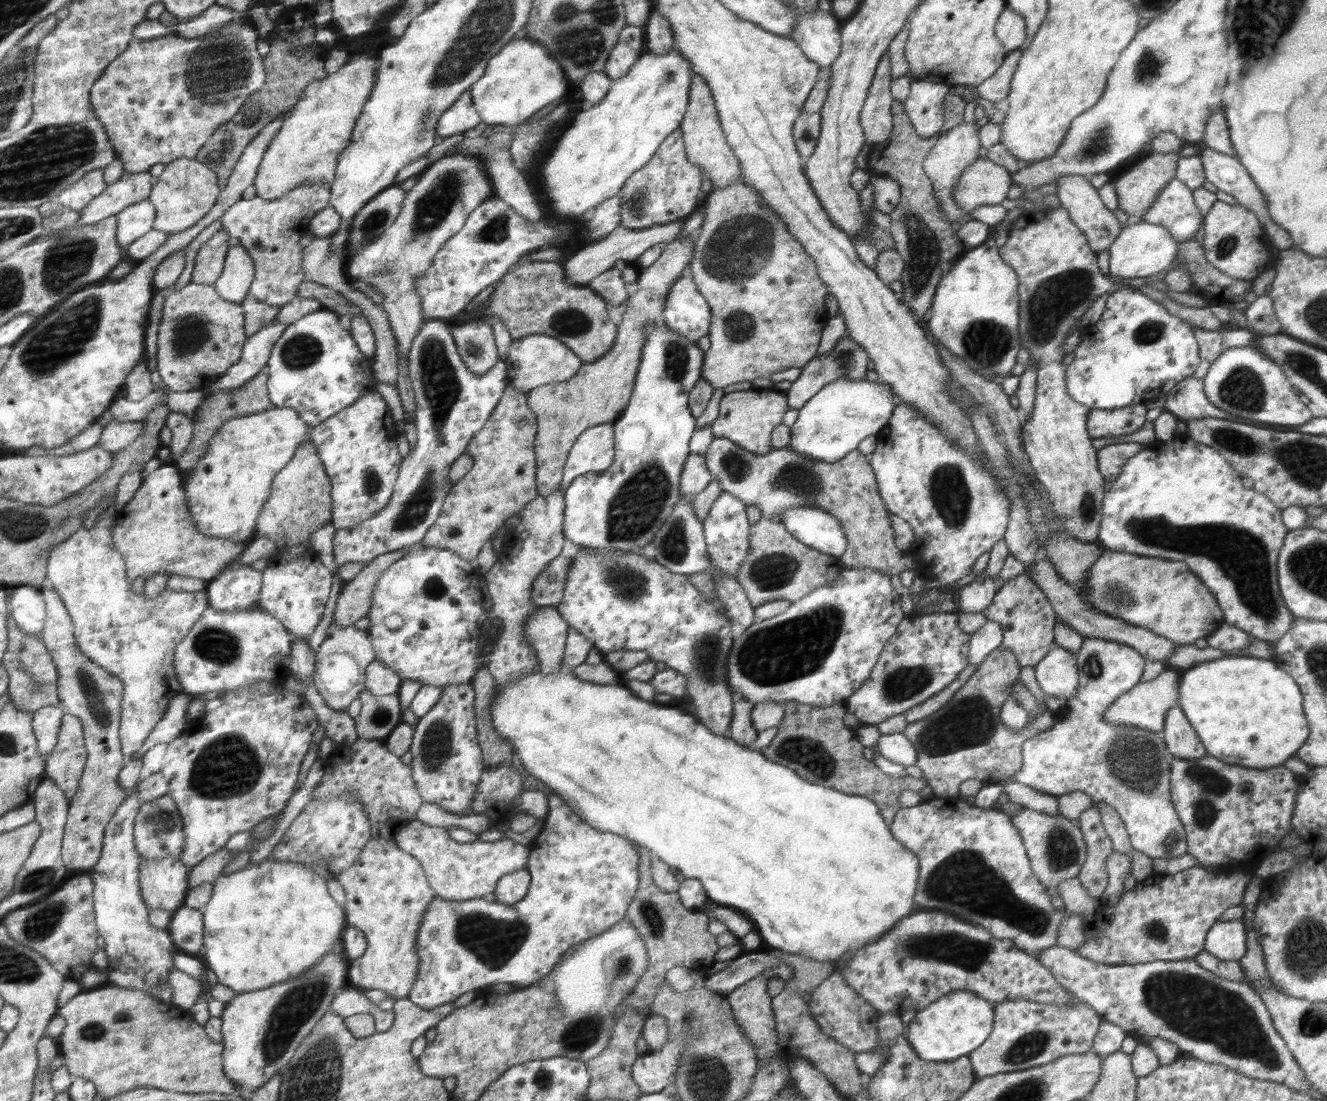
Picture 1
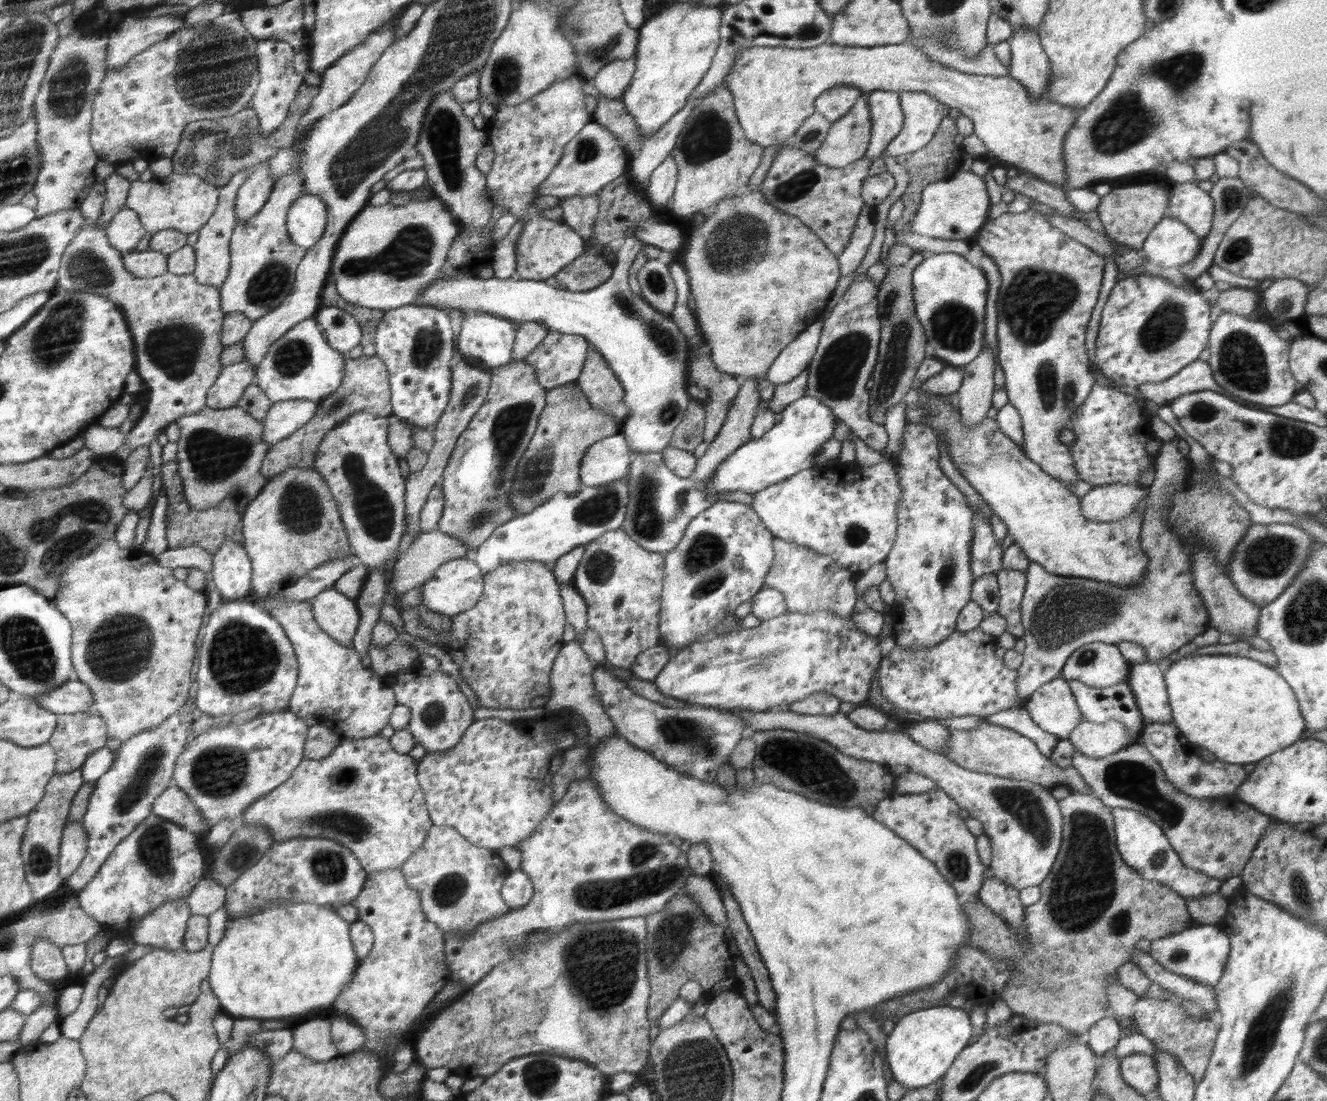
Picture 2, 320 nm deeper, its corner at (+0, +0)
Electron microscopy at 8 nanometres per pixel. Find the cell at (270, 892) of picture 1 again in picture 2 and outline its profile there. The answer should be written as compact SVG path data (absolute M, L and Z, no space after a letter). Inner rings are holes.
M277 900L269 906L255 910L246 918L231 920L224 937L213 950L209 984L214 996L221 1001L221 1009L230 1017L303 1019L327 1015L336 1005L339 996L353 980L357 970L356 953L348 936L349 921L326 906L293 900Z

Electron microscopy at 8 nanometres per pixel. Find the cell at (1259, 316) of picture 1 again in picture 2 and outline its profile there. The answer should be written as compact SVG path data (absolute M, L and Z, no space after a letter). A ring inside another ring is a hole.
M1276 280L1260 291L1261 306L1276 323L1286 323L1292 318L1304 317L1309 286L1300 280Z

